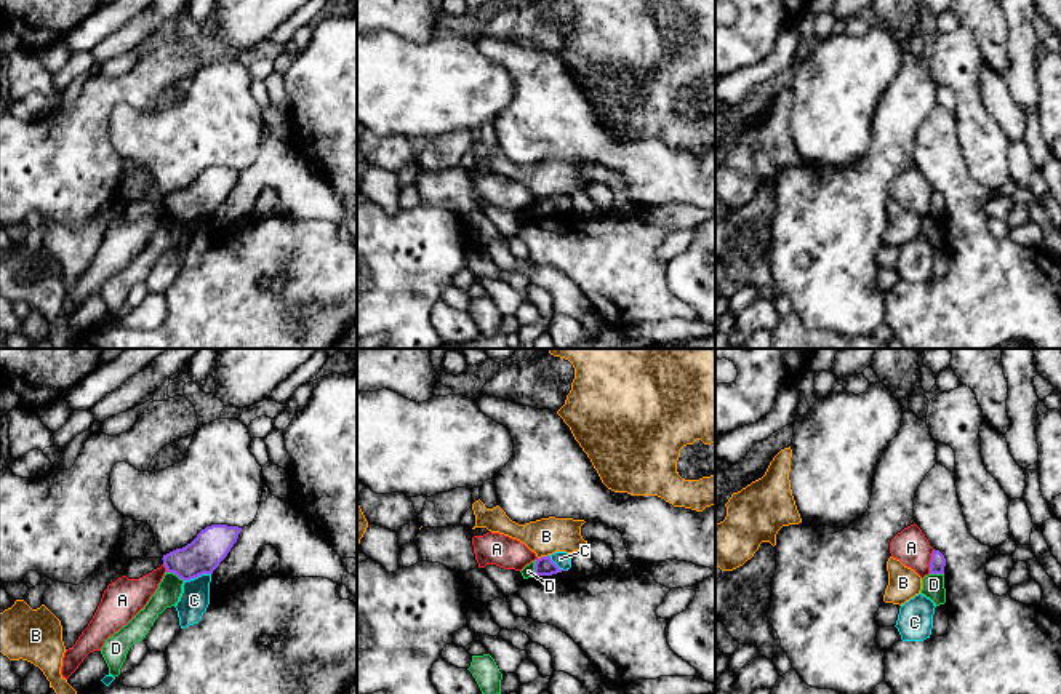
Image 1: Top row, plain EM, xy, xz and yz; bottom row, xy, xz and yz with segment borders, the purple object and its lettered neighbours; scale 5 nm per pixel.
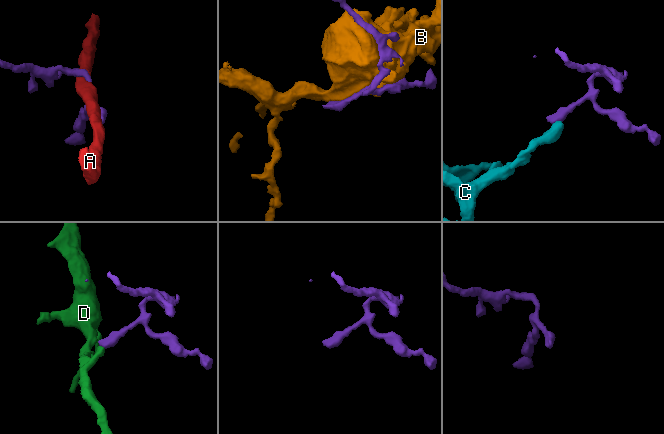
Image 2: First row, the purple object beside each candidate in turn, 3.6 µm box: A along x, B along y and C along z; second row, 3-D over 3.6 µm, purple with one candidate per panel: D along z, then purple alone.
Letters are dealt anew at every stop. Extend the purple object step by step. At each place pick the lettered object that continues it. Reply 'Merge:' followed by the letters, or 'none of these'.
Merge: none of these

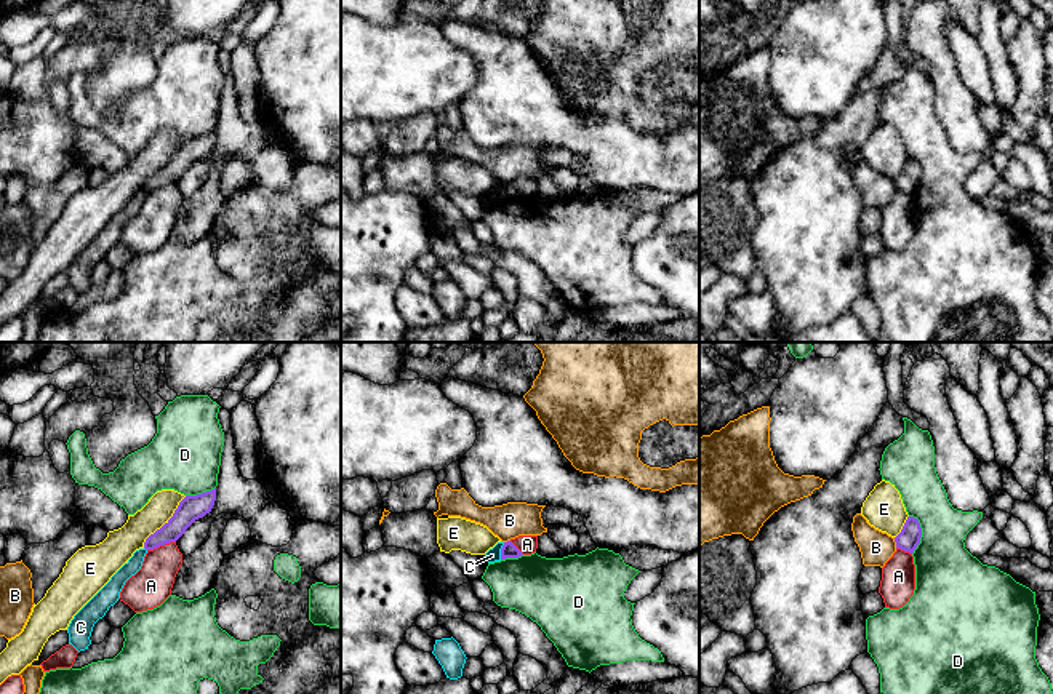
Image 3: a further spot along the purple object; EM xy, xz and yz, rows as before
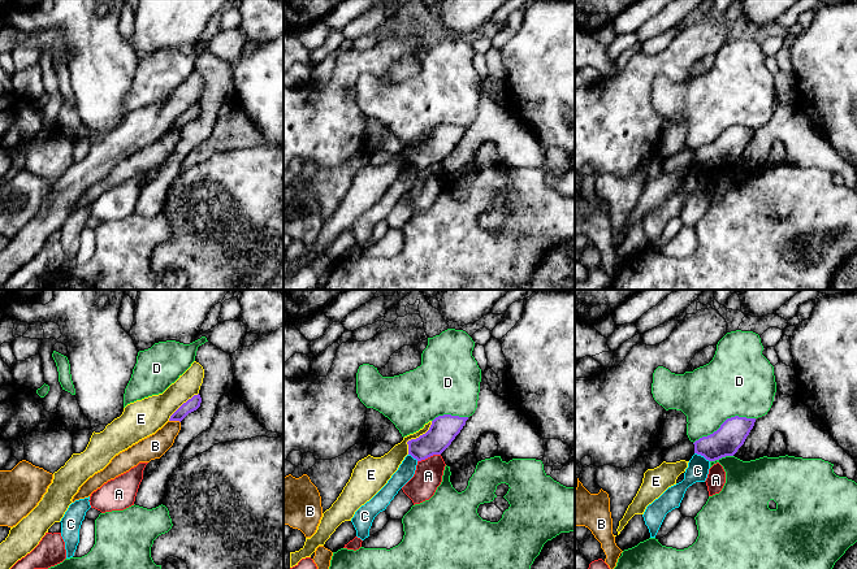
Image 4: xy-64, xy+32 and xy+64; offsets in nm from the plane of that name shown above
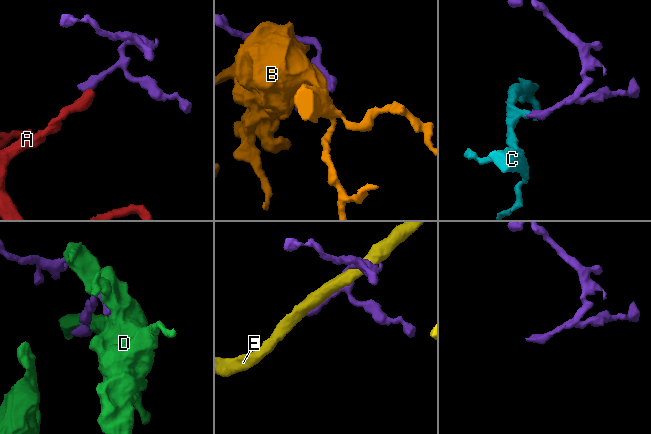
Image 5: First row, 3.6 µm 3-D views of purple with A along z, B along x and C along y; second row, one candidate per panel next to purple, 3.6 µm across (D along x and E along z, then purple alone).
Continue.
Merge: none of these

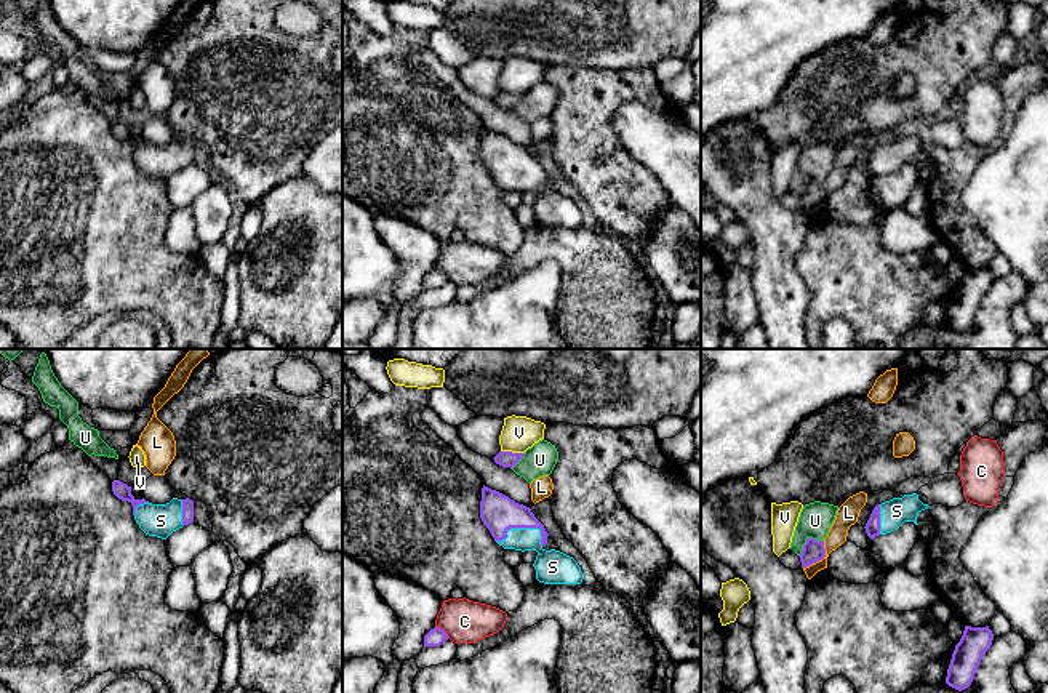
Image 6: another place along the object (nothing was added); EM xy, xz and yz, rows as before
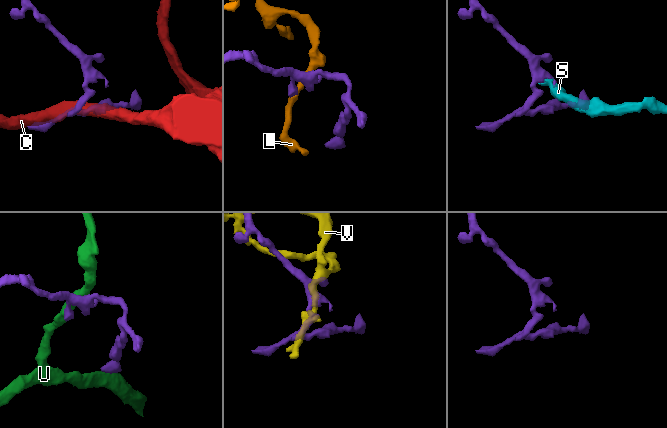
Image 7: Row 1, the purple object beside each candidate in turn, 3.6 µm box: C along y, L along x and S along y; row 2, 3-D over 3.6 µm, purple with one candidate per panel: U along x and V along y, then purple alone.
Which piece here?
Merge: S

